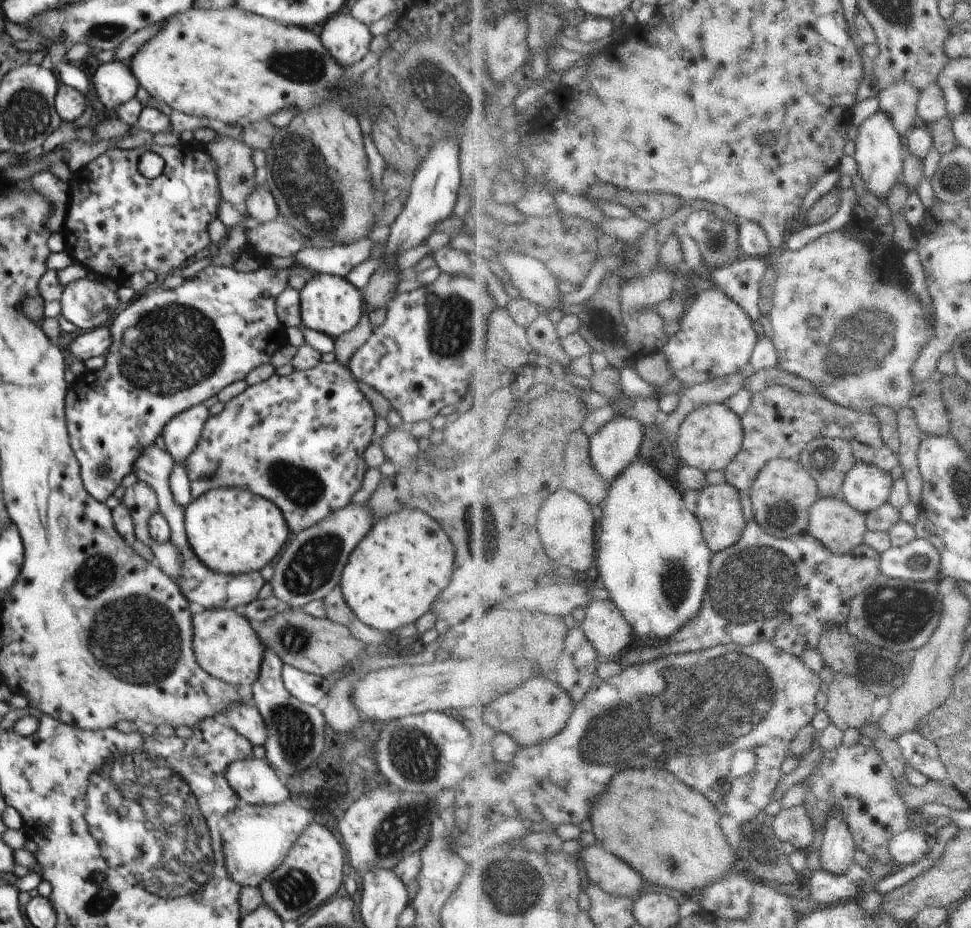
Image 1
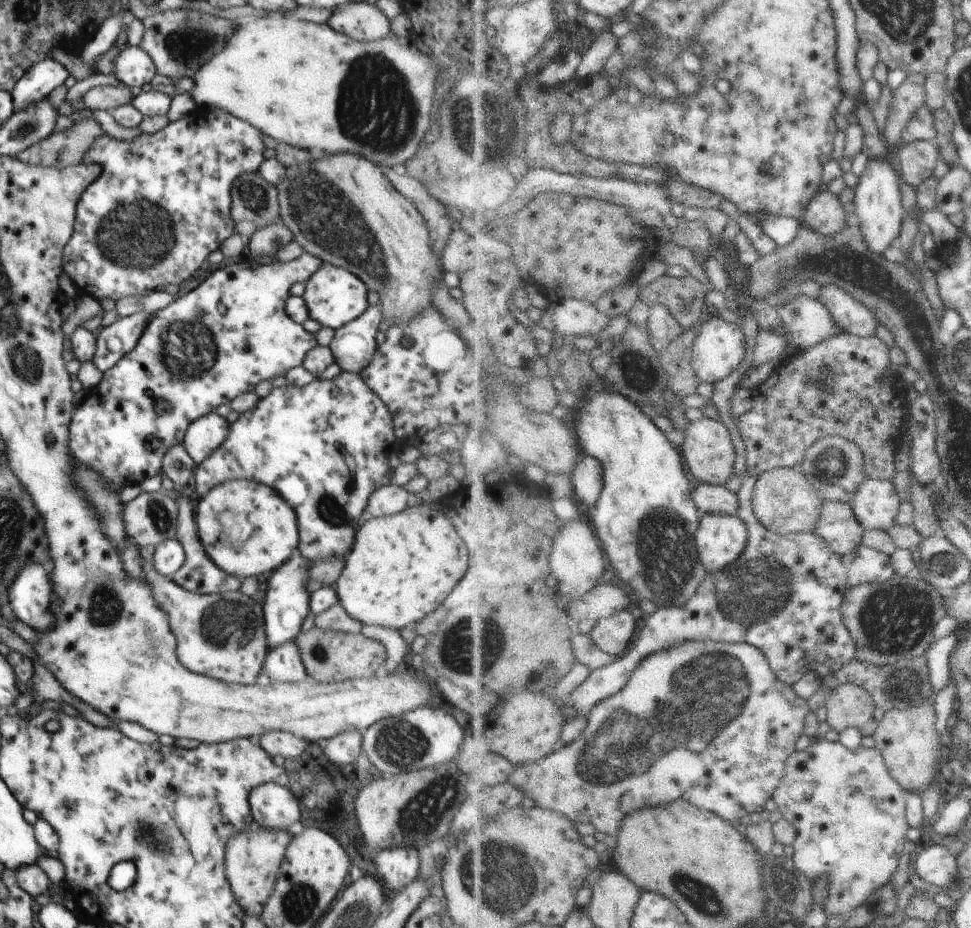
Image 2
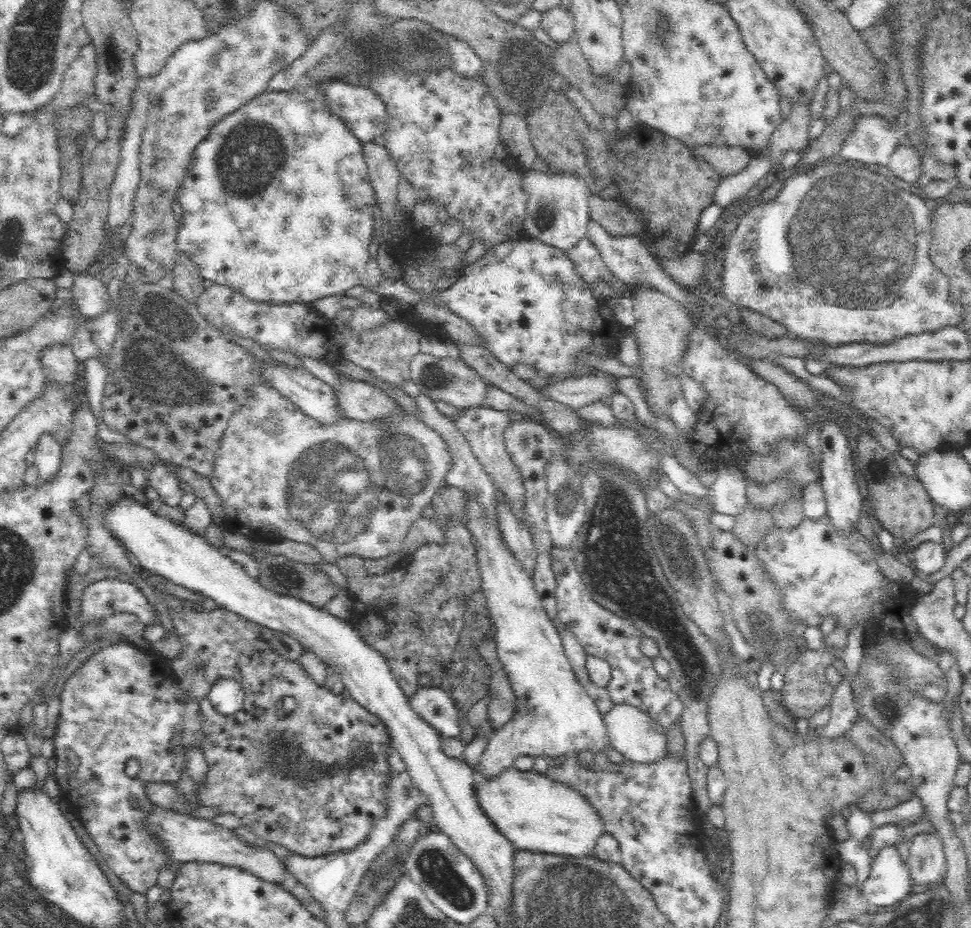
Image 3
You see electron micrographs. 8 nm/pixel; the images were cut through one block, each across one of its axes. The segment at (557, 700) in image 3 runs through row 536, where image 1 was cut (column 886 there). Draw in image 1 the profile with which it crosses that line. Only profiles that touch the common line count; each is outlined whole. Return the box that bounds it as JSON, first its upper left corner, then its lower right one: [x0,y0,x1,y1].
[844,460,896,515]

